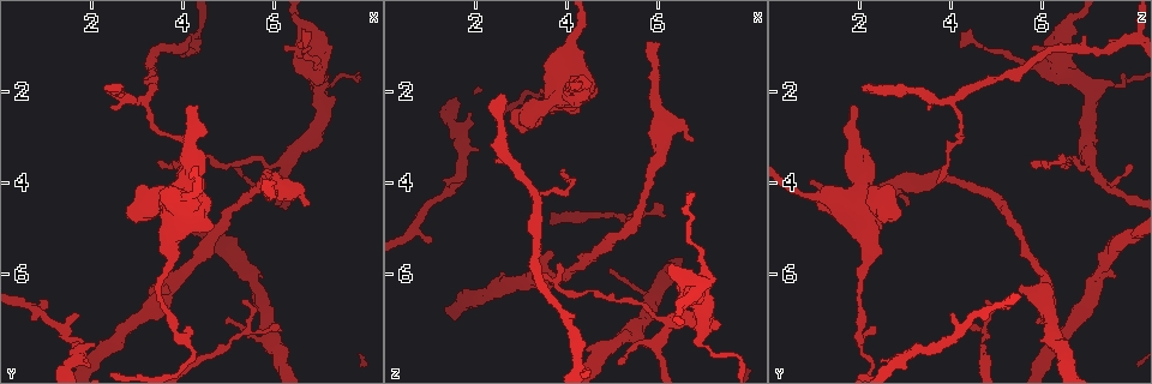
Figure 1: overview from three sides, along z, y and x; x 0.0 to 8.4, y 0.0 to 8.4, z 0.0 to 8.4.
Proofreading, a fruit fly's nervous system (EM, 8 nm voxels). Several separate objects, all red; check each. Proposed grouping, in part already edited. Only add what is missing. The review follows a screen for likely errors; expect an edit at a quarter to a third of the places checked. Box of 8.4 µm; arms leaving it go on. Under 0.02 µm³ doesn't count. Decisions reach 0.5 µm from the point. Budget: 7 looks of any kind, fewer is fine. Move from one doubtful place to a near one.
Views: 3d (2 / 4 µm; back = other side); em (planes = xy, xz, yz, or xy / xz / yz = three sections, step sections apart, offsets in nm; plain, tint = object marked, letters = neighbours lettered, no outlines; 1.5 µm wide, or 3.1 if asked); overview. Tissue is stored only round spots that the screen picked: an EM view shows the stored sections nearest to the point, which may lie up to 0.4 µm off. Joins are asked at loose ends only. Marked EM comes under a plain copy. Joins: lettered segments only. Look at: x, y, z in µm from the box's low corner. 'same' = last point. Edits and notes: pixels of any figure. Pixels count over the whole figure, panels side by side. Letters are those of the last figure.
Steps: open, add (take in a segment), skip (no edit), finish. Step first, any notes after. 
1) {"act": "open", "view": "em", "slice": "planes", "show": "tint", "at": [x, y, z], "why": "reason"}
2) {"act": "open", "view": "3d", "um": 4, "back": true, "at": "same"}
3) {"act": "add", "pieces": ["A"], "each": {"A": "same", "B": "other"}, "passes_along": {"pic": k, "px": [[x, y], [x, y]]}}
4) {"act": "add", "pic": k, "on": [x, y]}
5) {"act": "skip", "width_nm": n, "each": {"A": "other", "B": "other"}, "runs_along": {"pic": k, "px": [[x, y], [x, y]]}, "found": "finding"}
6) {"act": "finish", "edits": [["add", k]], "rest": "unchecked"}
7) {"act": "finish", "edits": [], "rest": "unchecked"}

{"act": "open", "view": "em", "slice": "planes", "show": "letters", "at": [4.15, 7.15, 2.35], "why": "branch stops here"}

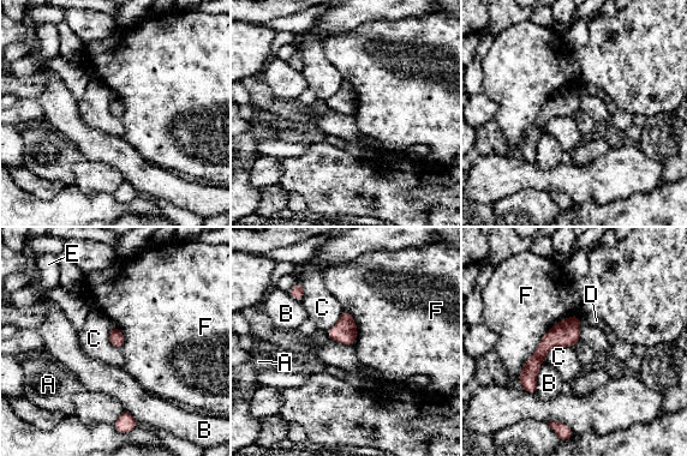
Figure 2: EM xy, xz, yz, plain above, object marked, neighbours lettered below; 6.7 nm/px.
{"act": "skip", "each": {"A": "other", "B": "other", "C": "other", "D": "other", "E": "other", "F": "other"}, "border": {"pic": 2, "px": [[575, 314], [544, 335], [518, 378]]}, "found": "no lettered segment goes on from it"}

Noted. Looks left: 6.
{"act": "open", "view": "3d", "um": 4, "at": [2.70, 1.95, 2.05], "why": "free end"}

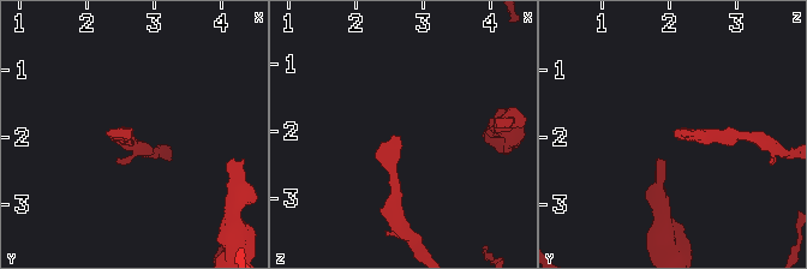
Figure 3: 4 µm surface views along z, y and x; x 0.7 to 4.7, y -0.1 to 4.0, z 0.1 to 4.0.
{"act": "open", "view": "em", "slice": "planes", "show": "letters", "at": [2.65, 1.90, 2.10], "why": "now the EM"}

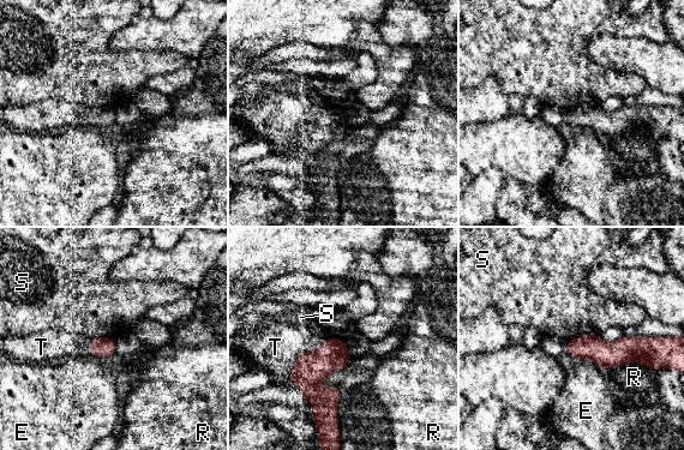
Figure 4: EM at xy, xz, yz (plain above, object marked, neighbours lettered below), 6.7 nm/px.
{"act": "add", "pic": 4, "on": [275, 347], "width_nm": 130, "each": {"E": "other", "R": "other", "S": "other", "T": "same"}, "found": "the cell continues"}

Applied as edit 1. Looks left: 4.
{"act": "open", "view": "overview"}

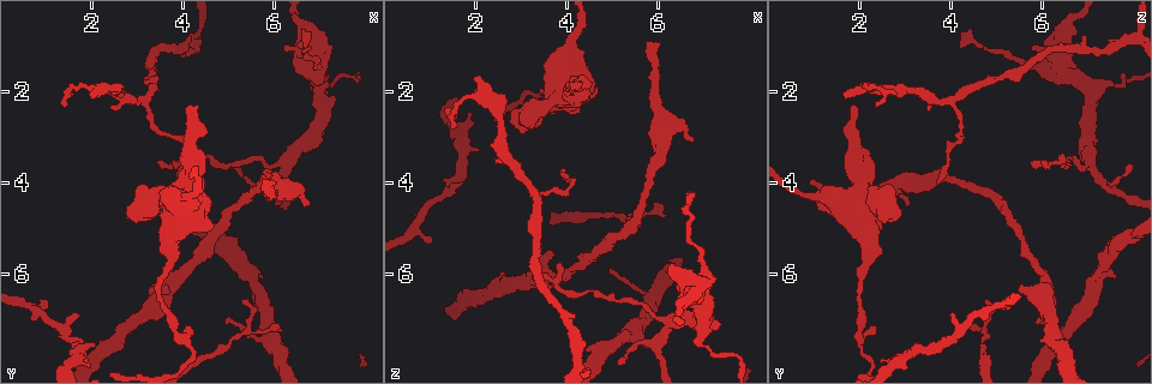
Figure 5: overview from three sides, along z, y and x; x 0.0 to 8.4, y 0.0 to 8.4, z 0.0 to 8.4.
{"act": "open", "view": "em", "slice": "xz", "step": 4, "show": "letters", "at": [6.05, 3.95, 1.05], "why": "an open end"}

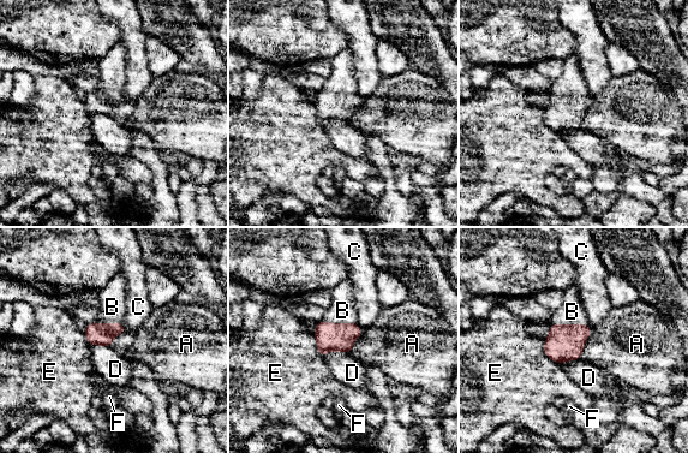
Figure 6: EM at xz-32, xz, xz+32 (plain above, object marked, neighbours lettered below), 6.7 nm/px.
{"act": "open", "view": "em", "slice": "planes", "show": "letters", "at": "same"}

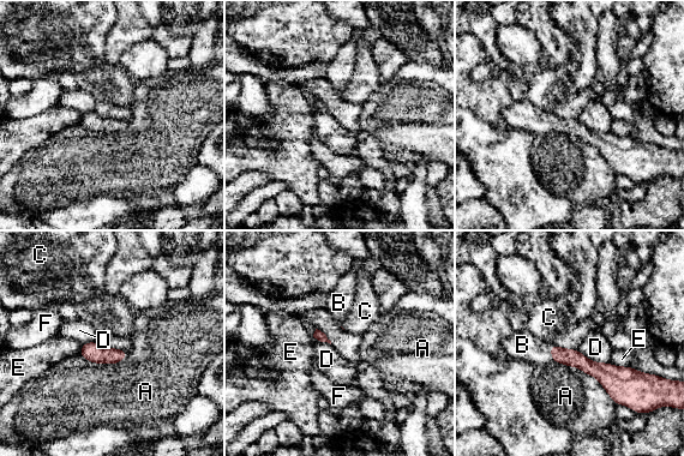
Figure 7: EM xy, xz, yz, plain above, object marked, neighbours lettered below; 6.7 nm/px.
{"act": "add", "pic": 7, "on": [522, 344], "each": {"A": "other", "B": "same", "C": "other", "D": "other", "E": "other", "F": "other"}, "passes_along": {"pic": 7, "px": [[568, 356], [551, 353], [522, 344]]}, "found": "the cell continues"}

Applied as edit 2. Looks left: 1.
{"act": "finish", "edits": [["add", 4], ["add", 7]], "rest": "unchecked"}

